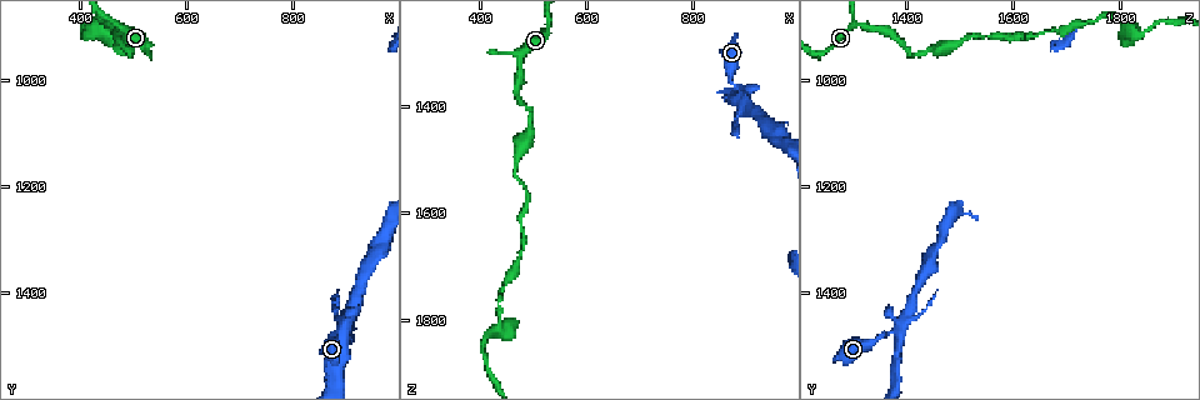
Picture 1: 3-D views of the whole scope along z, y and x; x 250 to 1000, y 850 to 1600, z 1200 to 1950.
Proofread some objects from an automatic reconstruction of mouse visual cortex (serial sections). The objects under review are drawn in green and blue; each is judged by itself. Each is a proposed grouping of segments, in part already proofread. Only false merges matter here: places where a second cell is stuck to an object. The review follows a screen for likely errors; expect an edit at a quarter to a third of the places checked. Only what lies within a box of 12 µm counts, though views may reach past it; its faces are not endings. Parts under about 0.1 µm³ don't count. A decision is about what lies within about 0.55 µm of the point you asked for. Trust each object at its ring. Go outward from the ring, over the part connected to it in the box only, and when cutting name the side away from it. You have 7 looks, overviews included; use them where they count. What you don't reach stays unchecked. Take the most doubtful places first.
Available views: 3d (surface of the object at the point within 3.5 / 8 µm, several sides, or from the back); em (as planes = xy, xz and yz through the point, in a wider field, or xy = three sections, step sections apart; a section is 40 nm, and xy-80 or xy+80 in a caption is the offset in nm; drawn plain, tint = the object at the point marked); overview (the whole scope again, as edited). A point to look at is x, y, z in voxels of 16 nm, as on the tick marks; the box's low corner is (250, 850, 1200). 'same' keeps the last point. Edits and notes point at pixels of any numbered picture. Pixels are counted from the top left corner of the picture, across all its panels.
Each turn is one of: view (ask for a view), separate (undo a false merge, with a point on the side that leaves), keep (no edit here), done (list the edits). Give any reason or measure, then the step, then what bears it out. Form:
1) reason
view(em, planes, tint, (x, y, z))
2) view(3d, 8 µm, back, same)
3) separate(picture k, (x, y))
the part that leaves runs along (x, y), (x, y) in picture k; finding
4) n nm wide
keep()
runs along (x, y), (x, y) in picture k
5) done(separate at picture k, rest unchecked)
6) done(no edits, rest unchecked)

sharp bend
view(3d, 3.5 µm, back, (495, 950, 1410))

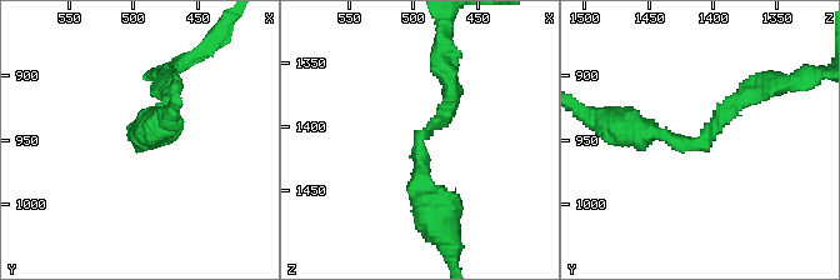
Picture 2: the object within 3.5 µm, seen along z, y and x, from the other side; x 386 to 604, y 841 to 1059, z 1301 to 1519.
arms of 200, 250 nm
view(em, xy, step 1, tint, (496, 952, 1410))

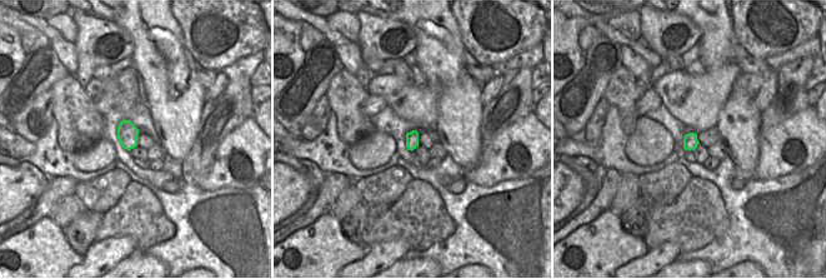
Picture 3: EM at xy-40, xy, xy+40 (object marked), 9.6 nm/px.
keep()
runs along (753, 90), (701, 144), (624, 129) in picture 2; all the same cell

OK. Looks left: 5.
abrupt turn
view(3d, 3.5 µm, back, (435, 905, 1825))

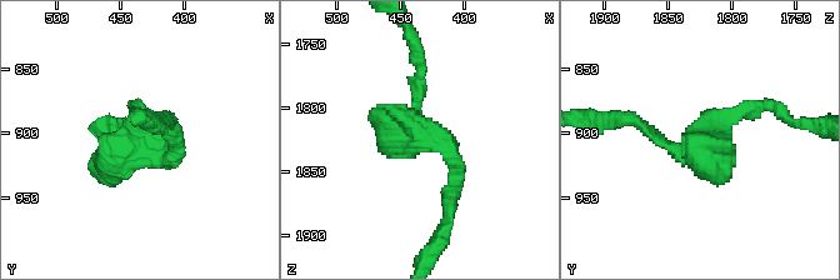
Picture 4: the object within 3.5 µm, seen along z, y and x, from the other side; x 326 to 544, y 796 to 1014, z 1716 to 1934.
view(em, xy, step 1, tint, (438, 902, 1816))

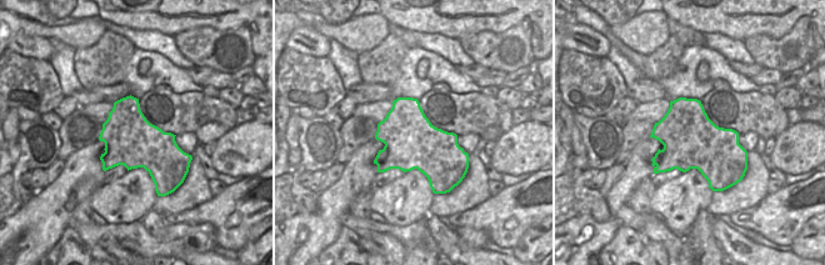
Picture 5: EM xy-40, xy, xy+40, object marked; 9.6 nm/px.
keep()
all the same cell

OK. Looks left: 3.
narrows sharply
view(3d, 3.5 µm, back, (885, 1470, 1380))

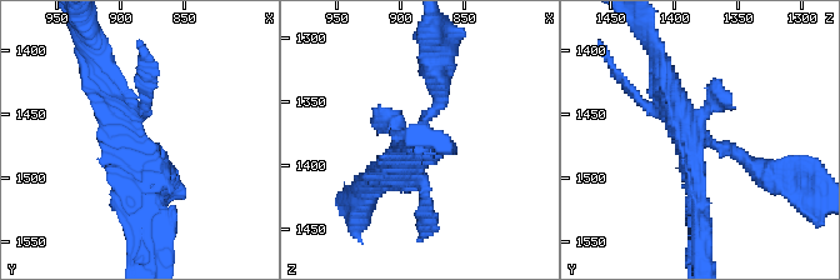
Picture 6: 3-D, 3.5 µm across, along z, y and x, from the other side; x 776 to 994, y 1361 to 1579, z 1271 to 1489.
view(em, xy, step 5, tint, (886, 1474, 1386))

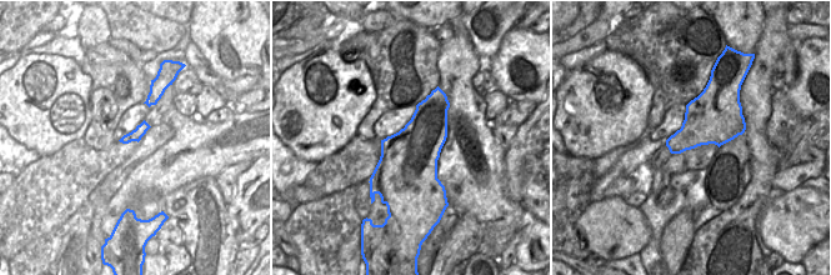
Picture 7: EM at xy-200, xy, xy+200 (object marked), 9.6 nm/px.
keep()
runs along (761, 170), (730, 150), (691, 143), (666, 78) in picture 6; one cell here

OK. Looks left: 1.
done(no edits, rest unchecked)

